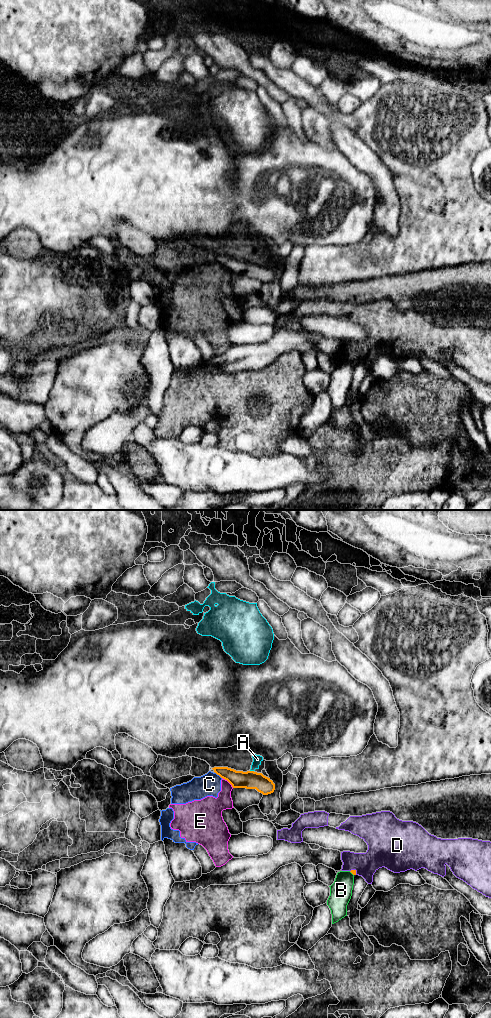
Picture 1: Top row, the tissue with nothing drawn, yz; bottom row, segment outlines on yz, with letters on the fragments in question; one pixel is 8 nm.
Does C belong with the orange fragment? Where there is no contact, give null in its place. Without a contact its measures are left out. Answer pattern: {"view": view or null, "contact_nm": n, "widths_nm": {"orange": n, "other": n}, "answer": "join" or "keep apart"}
{"view": "yz", "contact_nm": 80, "widths_nm": {"orange": 140, "other": 180}, "answer": "keep apart"}

